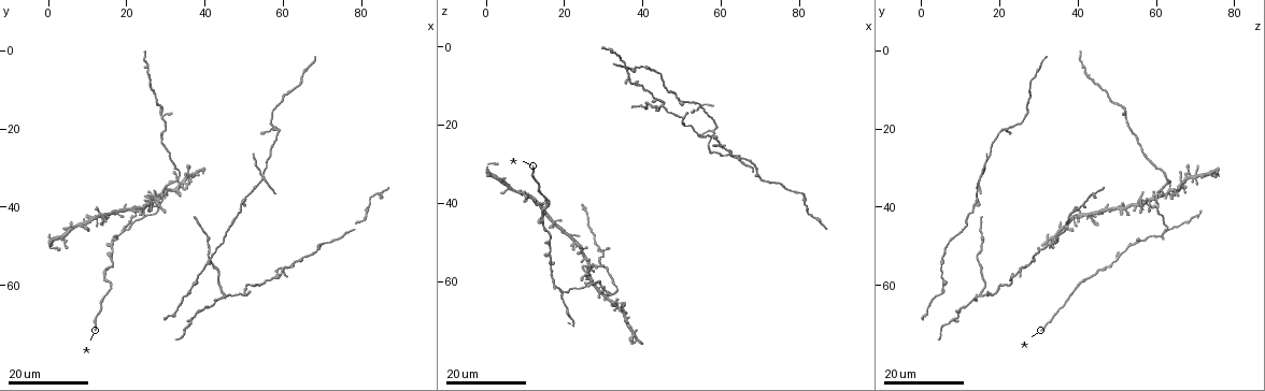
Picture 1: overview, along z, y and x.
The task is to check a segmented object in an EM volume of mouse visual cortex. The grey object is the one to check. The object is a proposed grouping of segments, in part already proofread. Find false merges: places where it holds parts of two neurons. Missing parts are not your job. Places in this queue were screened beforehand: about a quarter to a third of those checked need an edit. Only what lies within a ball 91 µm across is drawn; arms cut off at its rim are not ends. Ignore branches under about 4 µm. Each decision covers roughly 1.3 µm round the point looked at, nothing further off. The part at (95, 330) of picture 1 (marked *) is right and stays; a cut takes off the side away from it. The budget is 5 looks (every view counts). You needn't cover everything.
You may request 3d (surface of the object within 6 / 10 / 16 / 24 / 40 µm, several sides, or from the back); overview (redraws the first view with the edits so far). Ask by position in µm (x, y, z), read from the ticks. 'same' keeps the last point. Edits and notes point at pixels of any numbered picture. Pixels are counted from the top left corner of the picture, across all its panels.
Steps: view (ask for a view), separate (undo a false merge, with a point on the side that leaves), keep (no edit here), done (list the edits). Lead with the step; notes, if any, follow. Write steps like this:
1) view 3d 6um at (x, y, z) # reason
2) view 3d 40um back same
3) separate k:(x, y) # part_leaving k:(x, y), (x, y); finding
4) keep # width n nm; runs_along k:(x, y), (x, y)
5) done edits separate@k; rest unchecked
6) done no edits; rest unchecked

view 3d 16um at (36.5, 68.5, 8.5) # three arms meet

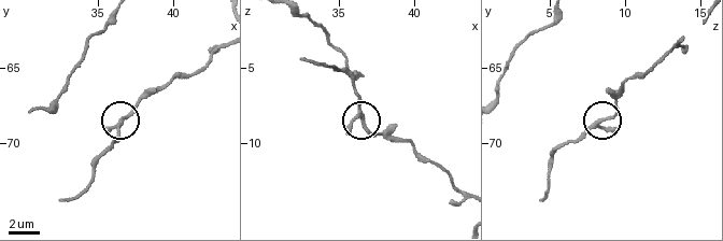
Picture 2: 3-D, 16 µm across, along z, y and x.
view 3d 10um at (36.6, 68.6, 8.4)

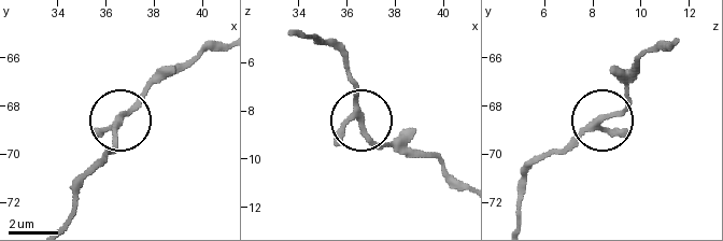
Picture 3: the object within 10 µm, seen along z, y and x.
keep # width 210 nm; continuous, no second neuron

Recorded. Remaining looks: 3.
view 3d 24um at (54.5, 31.0, 15.0) # three arms meet

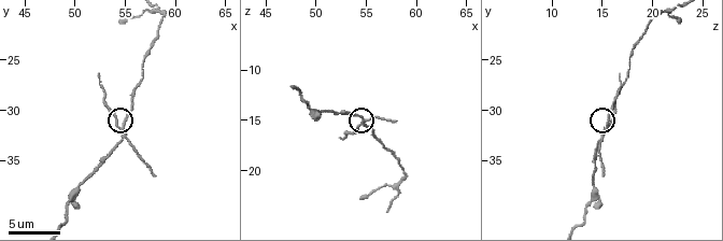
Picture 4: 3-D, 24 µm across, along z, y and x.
view 3d 6um at (54.6, 31.8, 15.2)

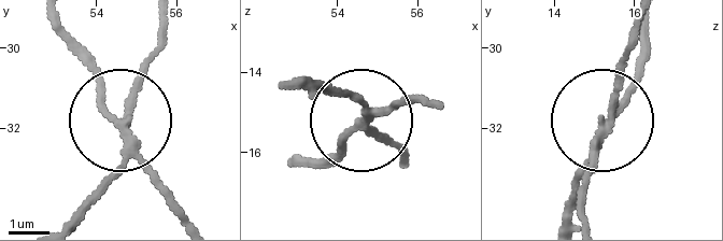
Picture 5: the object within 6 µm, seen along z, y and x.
separate 5:(160, 193) # arms 3; part_leaving 5:(127, 135), (93, 56), (66, 25); two neurons meet here

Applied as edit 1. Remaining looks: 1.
done edits separate@5; rest unchecked

